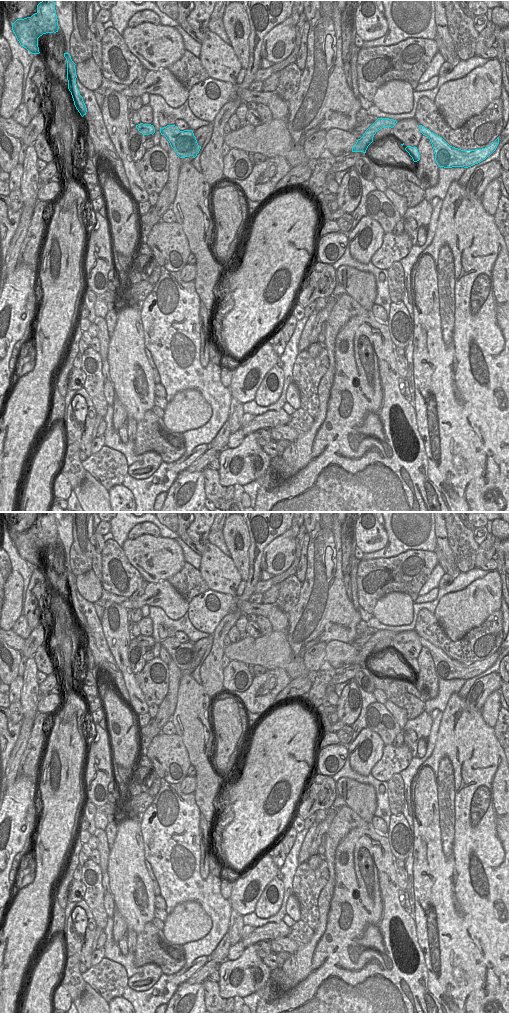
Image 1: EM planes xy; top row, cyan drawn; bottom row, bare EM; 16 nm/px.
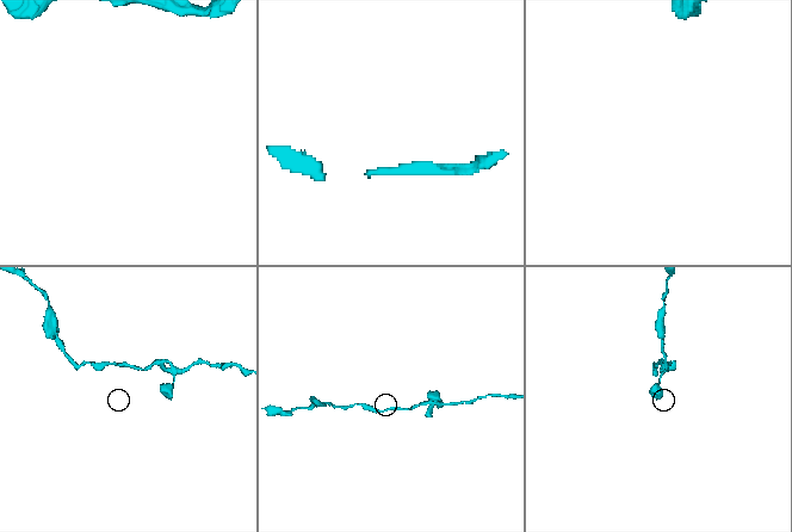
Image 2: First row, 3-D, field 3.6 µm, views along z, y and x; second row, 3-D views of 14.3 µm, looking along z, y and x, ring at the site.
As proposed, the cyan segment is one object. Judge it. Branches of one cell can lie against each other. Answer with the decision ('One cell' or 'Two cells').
One cell.

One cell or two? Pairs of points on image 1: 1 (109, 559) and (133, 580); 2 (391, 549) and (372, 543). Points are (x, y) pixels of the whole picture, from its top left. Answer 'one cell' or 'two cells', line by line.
1: one cell
2: two cells

